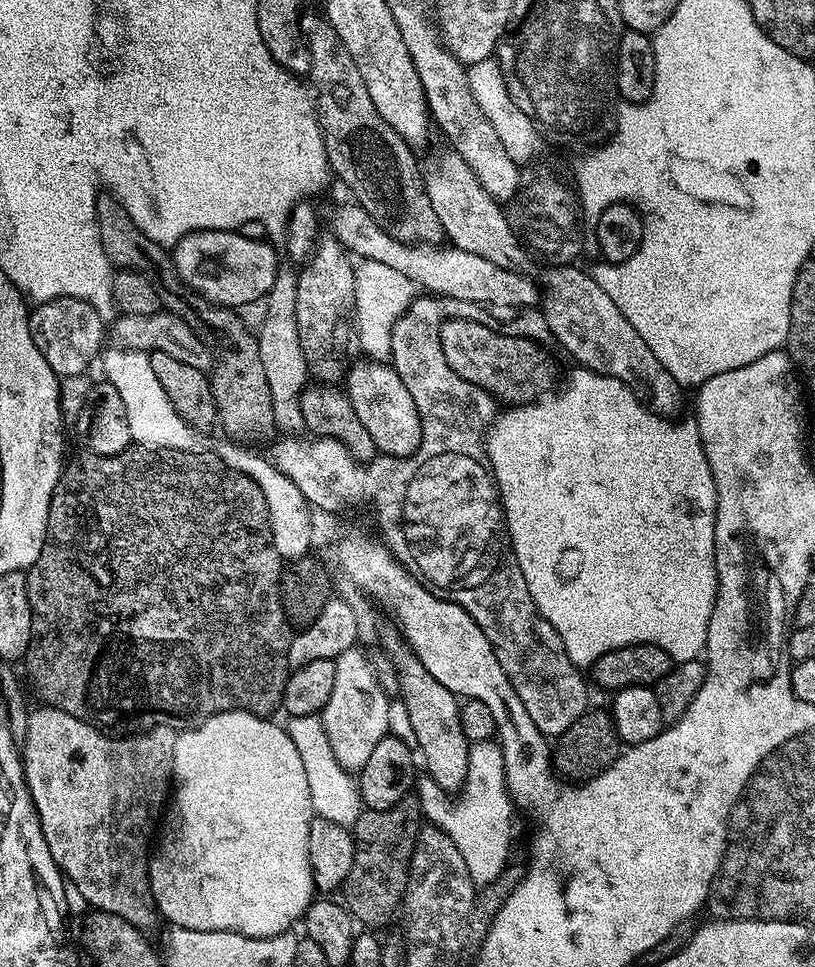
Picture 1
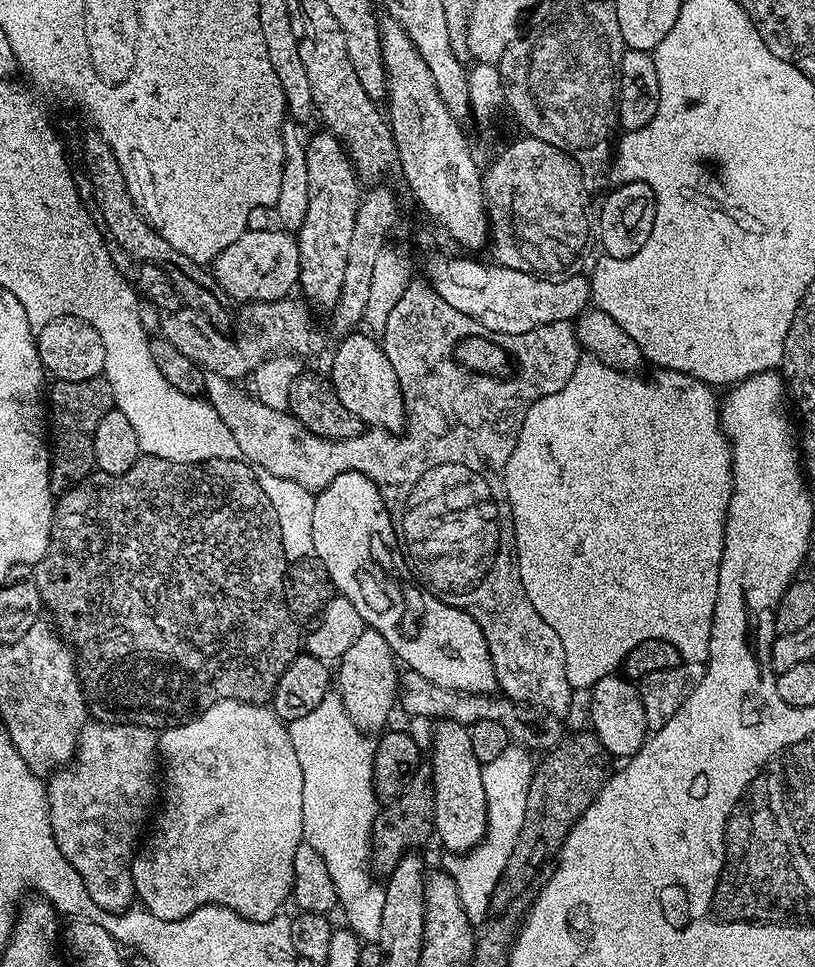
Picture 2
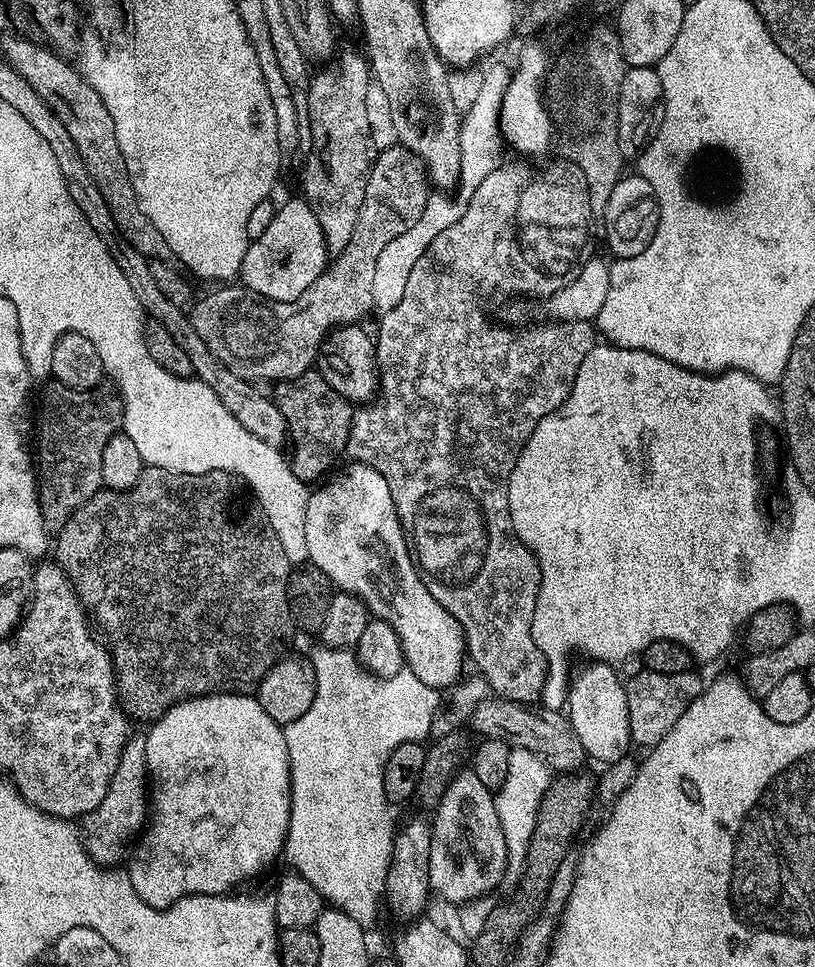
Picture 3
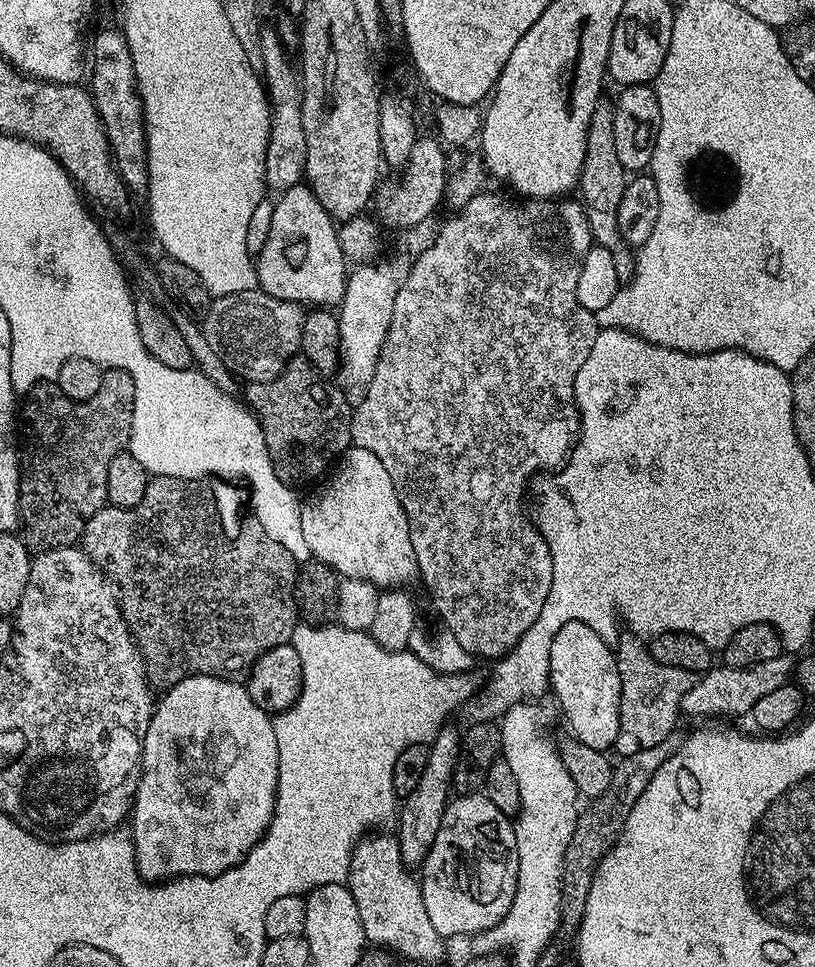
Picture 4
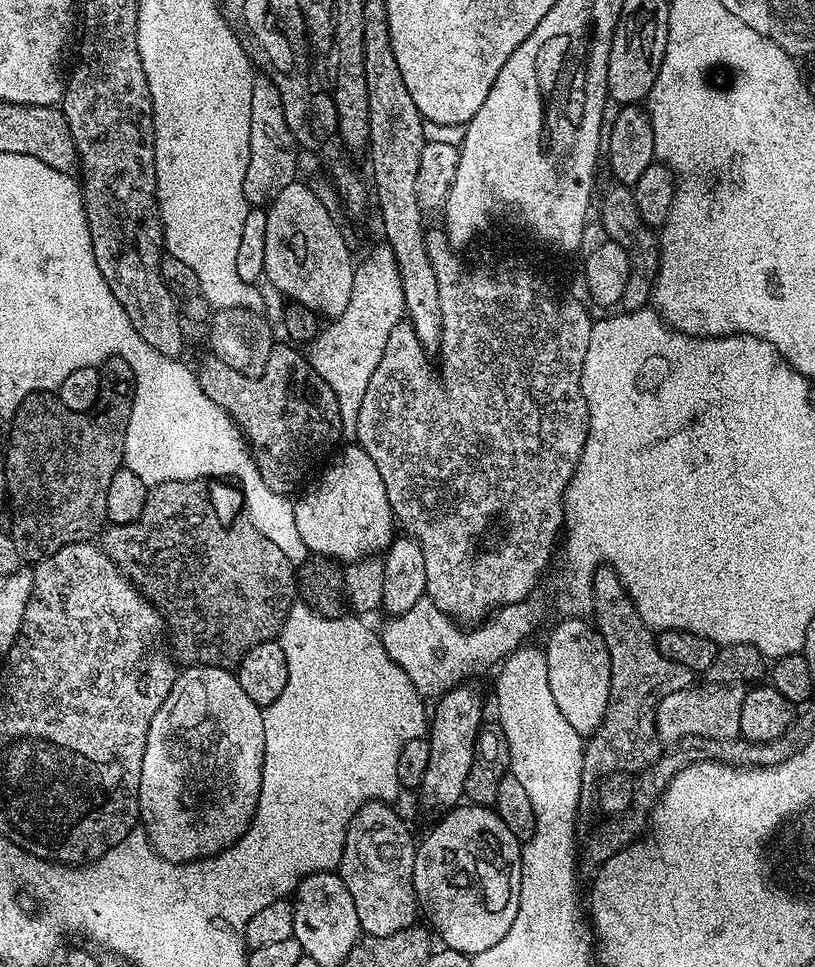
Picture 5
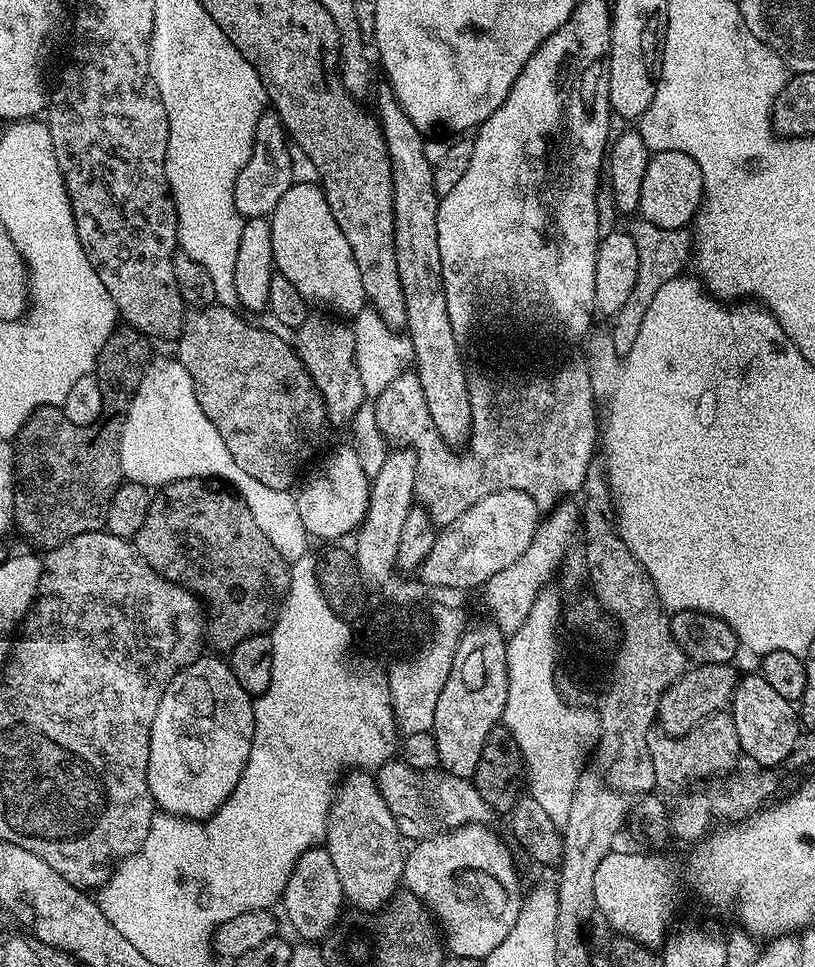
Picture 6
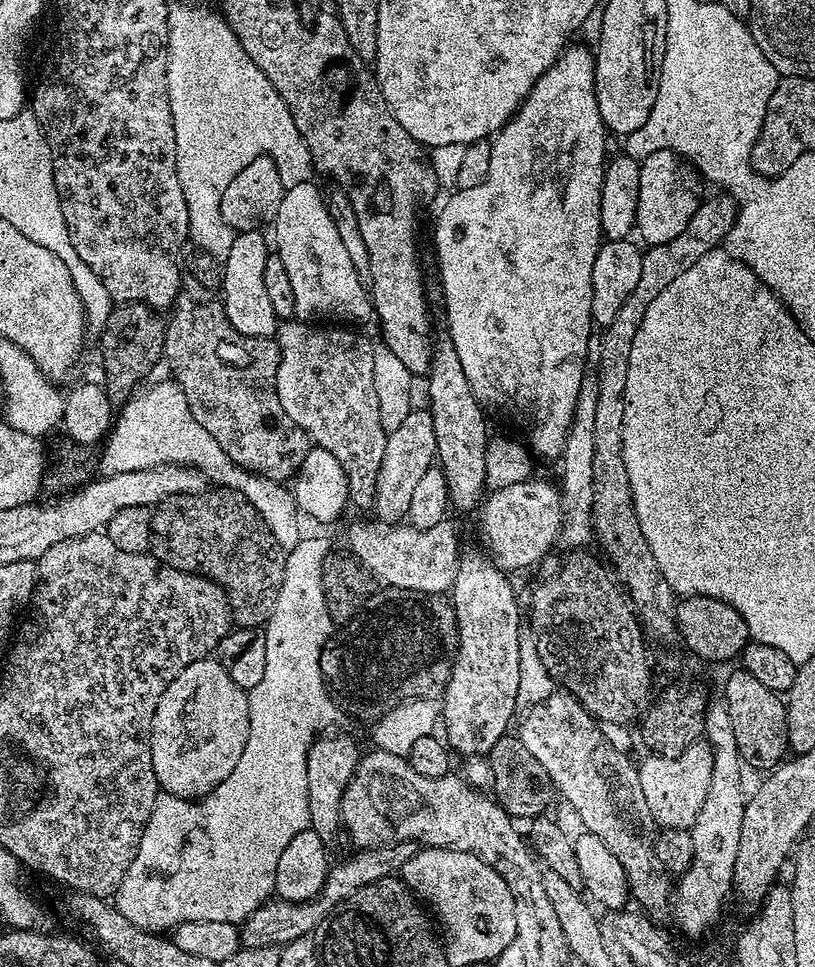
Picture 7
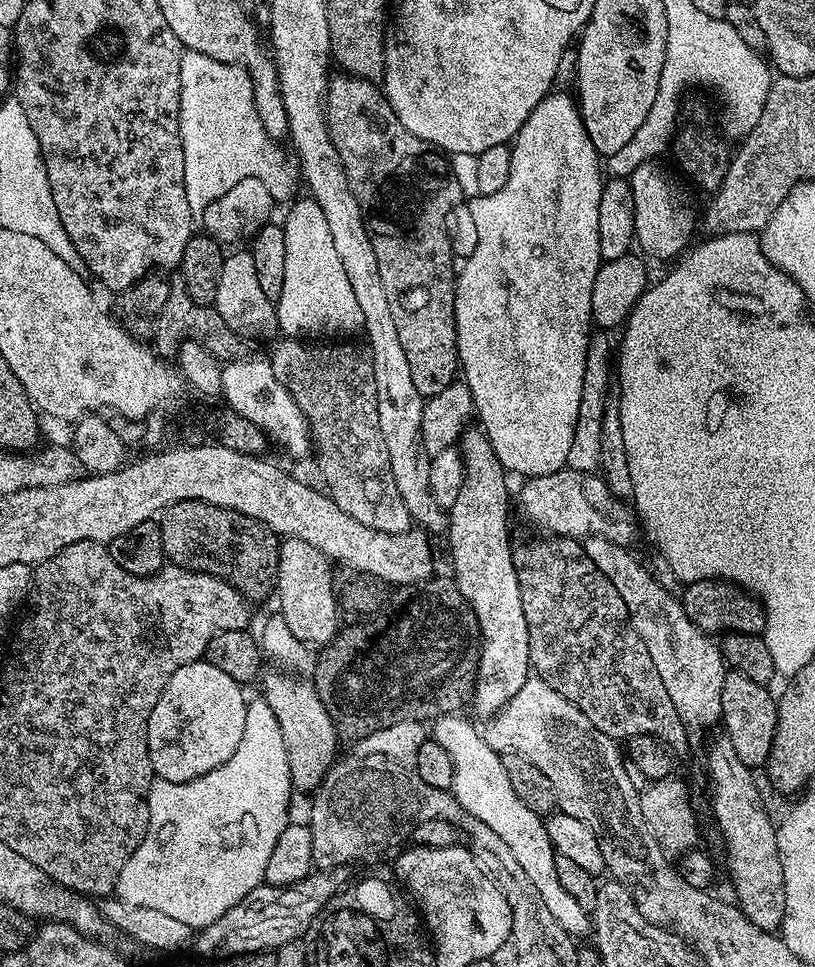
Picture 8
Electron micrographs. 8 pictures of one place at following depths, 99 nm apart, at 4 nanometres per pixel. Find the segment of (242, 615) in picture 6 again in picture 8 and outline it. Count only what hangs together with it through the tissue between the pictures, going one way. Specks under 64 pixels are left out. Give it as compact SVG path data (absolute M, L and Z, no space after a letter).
M201 500L174 502L158 517L164 555L175 567L205 572L234 586L245 600L273 595L277 587L281 541L261 520Z

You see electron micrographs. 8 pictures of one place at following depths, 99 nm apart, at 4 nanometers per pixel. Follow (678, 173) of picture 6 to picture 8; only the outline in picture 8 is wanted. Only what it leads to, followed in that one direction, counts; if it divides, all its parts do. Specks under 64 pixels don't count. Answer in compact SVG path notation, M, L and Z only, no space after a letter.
M646 162L635 168L630 183L634 194L635 243L641 248L639 251L645 257L675 261L693 243L692 231L698 228L698 212L692 209L683 186L660 165L660 162Z

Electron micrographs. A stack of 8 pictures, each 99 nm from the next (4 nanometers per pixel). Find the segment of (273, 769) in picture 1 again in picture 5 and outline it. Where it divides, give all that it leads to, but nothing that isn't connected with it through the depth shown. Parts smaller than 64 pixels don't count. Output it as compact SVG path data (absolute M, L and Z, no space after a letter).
M188 666L176 677L174 686L162 702L158 714L150 722L150 730L146 734L146 754L142 754L142 778L140 779L140 819L143 832L148 835L148 843L152 845L157 856L169 860L175 864L200 862L205 858L215 857L216 853L231 848L239 840L243 832L248 831L248 825L252 817L256 815L256 803L260 797L262 786L262 770L264 769L264 727L262 718L264 713L258 705L250 702L246 690L242 690L239 675L227 668L215 668L214 666Z

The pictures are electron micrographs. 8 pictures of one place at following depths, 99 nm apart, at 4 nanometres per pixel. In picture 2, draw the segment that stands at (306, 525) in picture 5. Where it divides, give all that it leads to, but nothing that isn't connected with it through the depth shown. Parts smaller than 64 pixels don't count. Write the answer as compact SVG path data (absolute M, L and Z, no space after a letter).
M340 472L338 478L334 478L330 486L315 493L315 497L312 547L315 559L320 560L322 566L326 566L333 589L350 602L354 602L354 610L362 614L365 625L378 630L378 634L382 634L382 638L390 642L397 661L405 669L417 671L423 678L450 691L495 693L498 685L494 666L478 622L474 622L470 614L442 602L414 579L414 573L400 550L399 542L396 541L396 527L392 525L386 502L382 502L378 486L374 486L374 482L366 478L366 474Z

